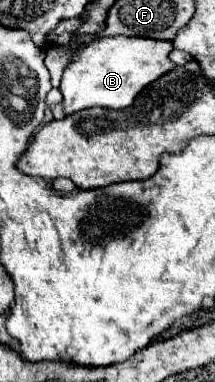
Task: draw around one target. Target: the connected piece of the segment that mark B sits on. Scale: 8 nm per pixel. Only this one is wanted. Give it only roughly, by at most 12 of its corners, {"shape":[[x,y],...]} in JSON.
{"shape":[[89,42],[61,80],[65,114],[121,110],[171,72],[173,44]]}

